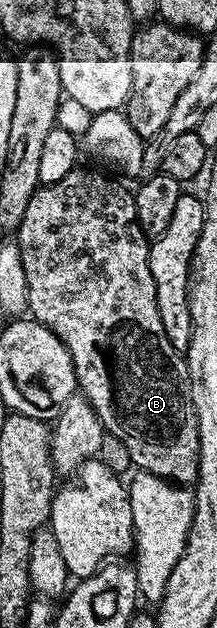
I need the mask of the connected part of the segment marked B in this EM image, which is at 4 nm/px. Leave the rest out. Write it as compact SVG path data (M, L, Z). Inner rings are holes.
M75 167L68 175L64 175L64 179L60 179L60 183L44 185L37 189L28 202L28 211L24 211L24 219L20 227L16 230L20 259L24 263L24 276L28 279L29 316L41 325L47 325L68 347L81 396L86 397L88 403L92 403L103 430L111 433L116 439L120 439L124 447L128 447L131 466L137 467L143 473L152 473L157 477L162 477L179 487L193 486L198 479L200 435L190 394L190 376L185 356L178 353L172 347L172 343L168 343L168 335L164 335L164 323L160 323L160 307L156 303L156 283L152 279L150 270L151 242L138 222L134 193L126 190L120 182L113 181L102 173L93 173L90 169L82 168Z

